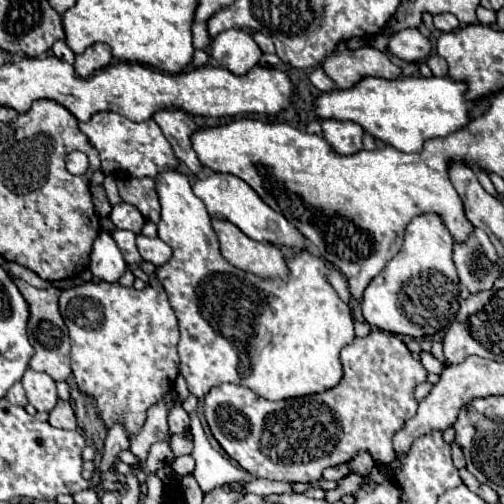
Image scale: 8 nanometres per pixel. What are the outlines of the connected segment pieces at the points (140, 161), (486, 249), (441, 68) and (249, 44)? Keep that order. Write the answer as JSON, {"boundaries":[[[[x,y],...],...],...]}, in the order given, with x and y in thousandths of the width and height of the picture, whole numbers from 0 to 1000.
{"boundaries":[[[[190,222],[175,242],[159,242],[159,258],[198,302],[206,345],[250,345],[250,349],[298,349],[306,353],[317,333],[349,333],[353,317],[306,238],[262,242],[230,222]]],[[[948,452],[921,484],[901,484],[901,524],[909,532],[913,560],[933,579],[976,571],[980,556],[992,548],[984,492]]],[[[857,107],[857,111],[849,115],[849,131],[853,131],[853,139],[857,139],[861,151],[885,151],[885,147],[889,147],[889,127],[885,127],[885,119],[873,115],[873,111],[865,111],[865,107]]],[[[484,60],[437,63],[429,75],[421,75],[417,107],[440,135],[456,139],[468,151],[500,139],[520,111],[512,87]]]]}

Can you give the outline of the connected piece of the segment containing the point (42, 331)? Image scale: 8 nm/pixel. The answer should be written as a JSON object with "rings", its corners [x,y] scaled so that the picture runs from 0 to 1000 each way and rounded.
{"rings":[[[32,556],[32,567],[40,571],[40,579],[48,583],[48,591],[60,603],[60,639],[56,639],[56,667],[63,675],[63,687],[71,694],[71,702],[60,714],[60,730],[87,738],[95,746],[103,746],[111,758],[131,754],[143,734],[139,734],[139,671],[135,671],[135,651],[123,635],[123,623],[115,615],[115,587],[119,587],[119,571],[99,567],[99,571],[67,571],[48,556]]]}

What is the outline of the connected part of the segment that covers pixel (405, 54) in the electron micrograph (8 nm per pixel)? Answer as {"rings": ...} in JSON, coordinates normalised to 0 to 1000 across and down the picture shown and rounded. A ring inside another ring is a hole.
{"rings":[[[802,56],[778,71],[774,103],[806,123],[829,123],[853,111],[857,83],[829,56]]]}

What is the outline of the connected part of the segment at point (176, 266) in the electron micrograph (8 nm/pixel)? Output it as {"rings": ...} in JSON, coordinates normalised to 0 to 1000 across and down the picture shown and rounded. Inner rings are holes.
{"rings":[[[321,337],[306,361],[321,409],[313,468],[341,492],[341,512],[310,536],[310,548],[321,560],[333,599],[353,631],[357,738],[369,750],[373,774],[389,790],[401,790],[421,766],[460,758],[500,770],[528,794],[567,794],[663,770],[679,750],[675,694],[698,683],[702,647],[694,611],[671,591],[667,575],[651,560],[655,536],[643,512],[599,496],[567,516],[575,540],[567,556],[516,556],[500,540],[464,532],[437,508],[417,425],[409,421],[405,401],[385,389],[369,345]]]}

